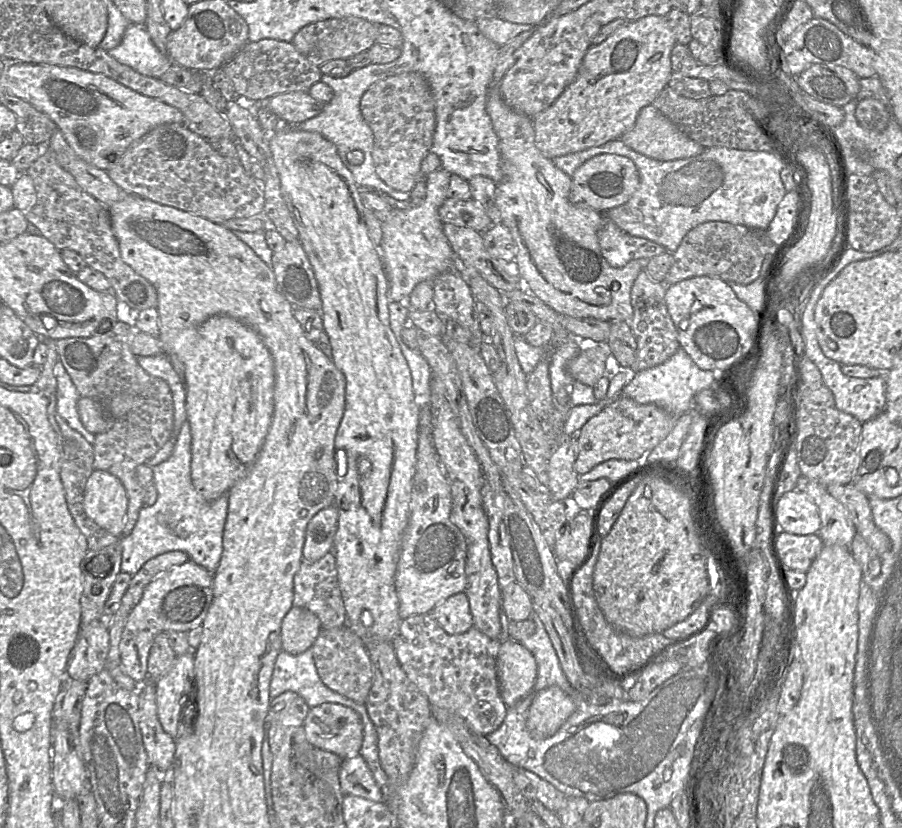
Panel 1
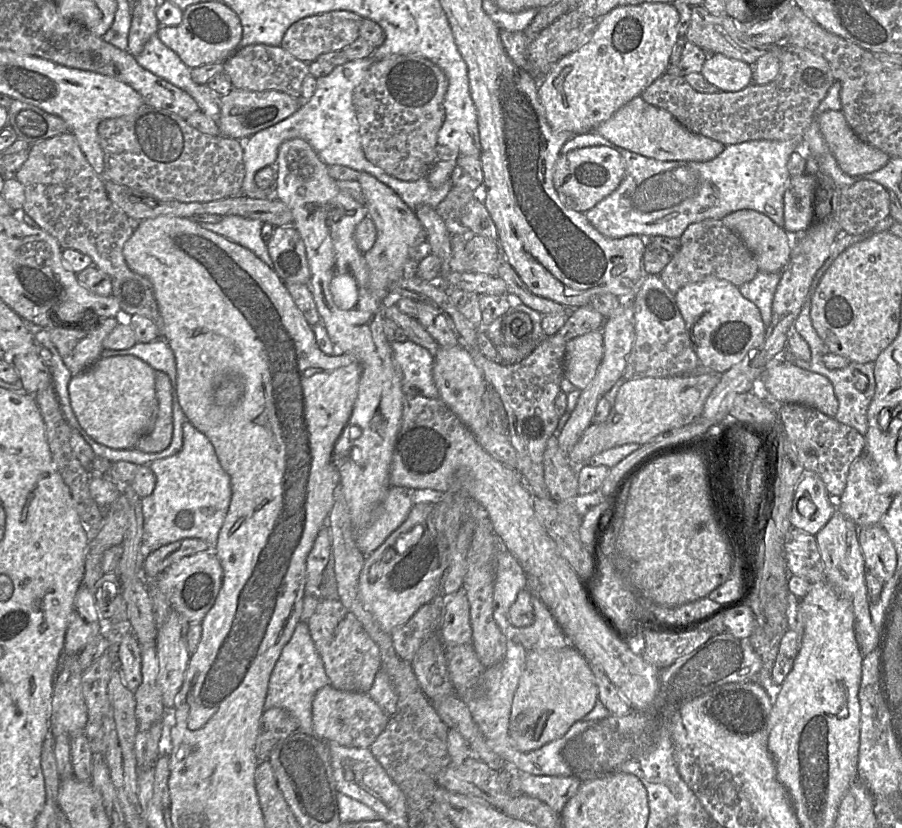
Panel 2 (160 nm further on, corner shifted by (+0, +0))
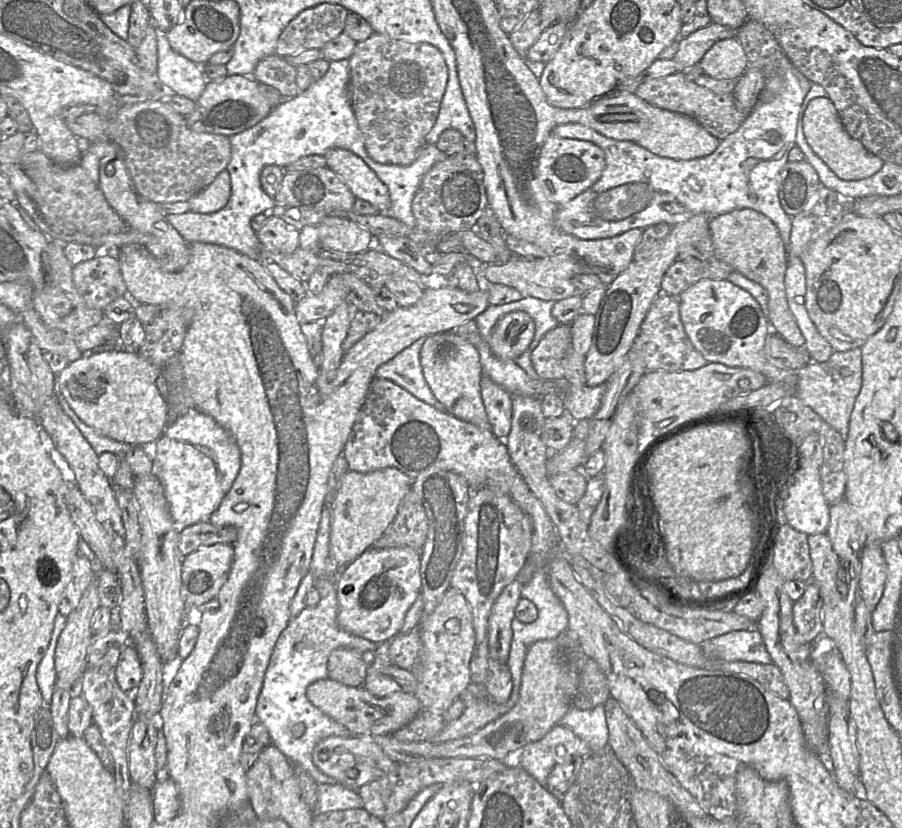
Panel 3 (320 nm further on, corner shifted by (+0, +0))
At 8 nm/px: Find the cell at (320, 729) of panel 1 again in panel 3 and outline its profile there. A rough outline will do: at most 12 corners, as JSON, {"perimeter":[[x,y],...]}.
{"perimeter":[[330,678],[314,706],[356,736],[393,733],[423,708],[403,690],[376,697]]}

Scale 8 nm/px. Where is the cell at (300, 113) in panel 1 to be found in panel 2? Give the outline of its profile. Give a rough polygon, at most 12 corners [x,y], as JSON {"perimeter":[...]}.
{"perimeter":[[232,88],[220,98],[220,134],[247,139],[302,104],[277,90]]}

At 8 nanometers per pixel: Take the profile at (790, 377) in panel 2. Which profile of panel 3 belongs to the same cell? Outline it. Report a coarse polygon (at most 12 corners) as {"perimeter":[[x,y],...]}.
{"perimeter":[[728,279],[679,295],[680,317],[707,362],[793,385],[764,352],[770,324]]}

